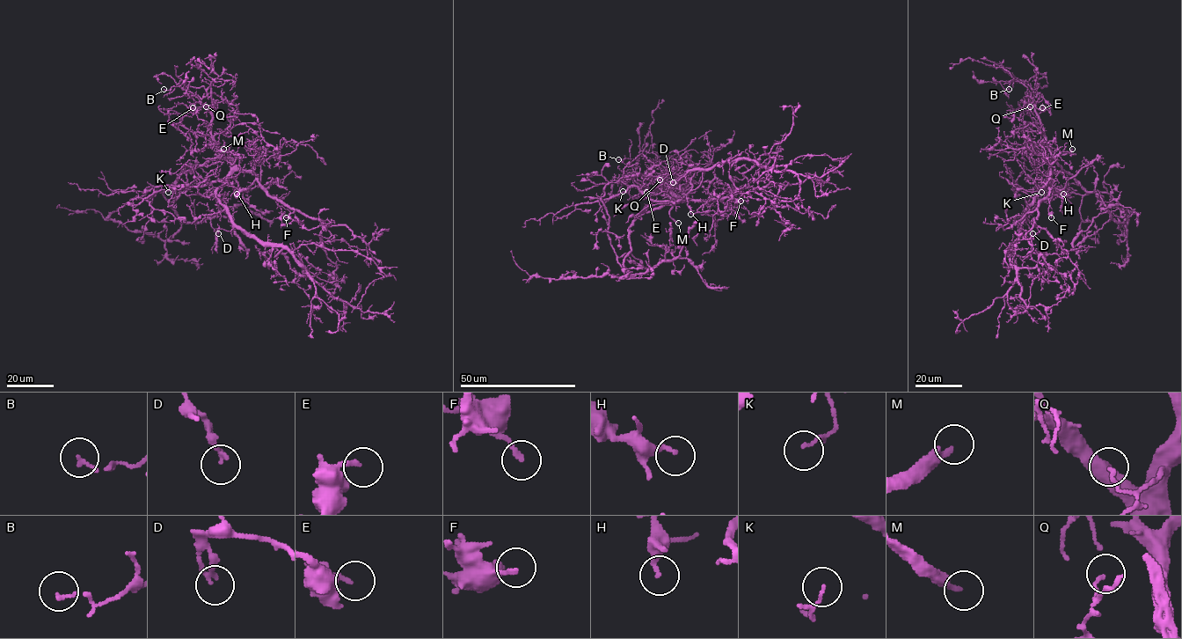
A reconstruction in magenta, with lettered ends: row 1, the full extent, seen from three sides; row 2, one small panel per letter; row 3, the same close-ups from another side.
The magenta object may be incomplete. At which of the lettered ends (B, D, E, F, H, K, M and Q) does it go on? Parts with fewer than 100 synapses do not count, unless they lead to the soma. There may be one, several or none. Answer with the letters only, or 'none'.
M

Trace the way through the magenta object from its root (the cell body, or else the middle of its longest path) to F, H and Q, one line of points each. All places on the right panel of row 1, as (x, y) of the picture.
F: (1050, 162), (1047, 199), (1051, 217)
H: (1050, 162), (1049, 176), (1045, 183), (1063, 194)
Q: (1050, 162), (1051, 154), (1043, 125), (1035, 108), (1029, 109), (1030, 106)

